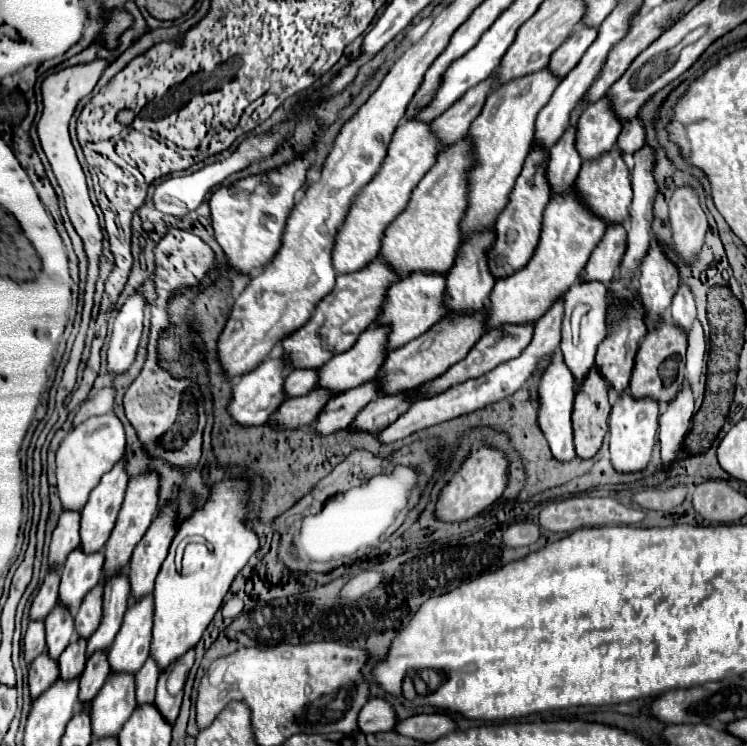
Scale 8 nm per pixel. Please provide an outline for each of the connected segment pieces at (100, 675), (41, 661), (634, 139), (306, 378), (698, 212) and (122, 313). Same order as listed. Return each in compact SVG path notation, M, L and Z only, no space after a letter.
M96 652L86 660L86 668L80 674L80 702L90 704L96 692L102 688L106 676L110 674L110 664L106 652Z
M42 652L42 654L36 656L36 660L32 660L32 664L28 666L30 696L32 696L32 698L40 696L56 678L58 678L56 660L52 660L52 658L48 656L48 652Z
M634 116L624 122L624 128L618 138L618 146L624 154L632 154L640 148L640 144L644 144L644 138L646 138L646 128L644 128L642 120L638 116Z
M292 368L286 374L286 396L304 396L318 384L318 370L316 368Z
M684 184L674 190L670 200L670 224L676 250L690 260L698 254L708 230L706 214L700 208L700 198L692 186Z
M144 280L140 288L122 304L114 320L112 338L108 346L108 368L114 374L122 374L130 368L136 356L136 348L142 334L142 318L146 304L154 304L156 288L154 280Z

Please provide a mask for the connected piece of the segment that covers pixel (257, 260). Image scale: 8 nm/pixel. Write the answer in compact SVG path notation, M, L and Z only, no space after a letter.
M306 158L276 168L268 174L242 178L230 186L220 186L210 198L210 214L216 242L228 256L232 268L250 272L254 266L268 264L280 248L286 218L294 206L294 194L304 184L304 174L310 168Z

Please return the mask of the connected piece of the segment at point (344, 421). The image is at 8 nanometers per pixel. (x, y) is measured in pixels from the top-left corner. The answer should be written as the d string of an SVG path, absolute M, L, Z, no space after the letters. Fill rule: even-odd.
M376 378L370 382L364 382L360 388L350 388L348 392L336 396L336 400L332 398L320 412L318 416L318 424L316 424L316 432L320 434L330 434L342 428L348 428L352 424L352 420L356 418L356 414L378 396L380 392L376 392Z

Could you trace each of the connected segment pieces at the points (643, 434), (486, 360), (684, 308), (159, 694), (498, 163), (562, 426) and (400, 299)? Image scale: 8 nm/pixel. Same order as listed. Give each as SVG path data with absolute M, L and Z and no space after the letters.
M620 392L616 402L612 404L612 410L608 416L608 426L610 426L610 460L612 460L612 466L618 472L644 470L648 460L650 460L652 446L656 442L658 402L650 400L650 396L634 400L634 396L630 392Z
M508 324L508 328L494 328L492 332L484 334L468 352L468 356L460 362L456 362L452 368L448 368L448 372L444 372L444 376L438 376L436 380L424 384L424 388L420 388L420 392L416 394L416 400L418 398L426 398L426 396L434 396L434 394L440 394L444 392L446 388L450 388L452 384L458 384L458 382L464 382L468 378L476 378L476 376L482 376L486 372L490 372L492 368L496 368L498 364L510 360L510 358L516 358L526 346L528 342L532 340L532 330L534 330L534 324Z
M682 282L676 296L672 298L672 308L670 308L670 318L674 324L678 324L684 332L690 330L694 318L696 318L696 306L694 306L694 296L692 290Z
M162 672L160 678L158 678L158 686L156 686L156 708L158 708L160 714L172 724L172 722L176 720L176 716L178 716L182 698L180 698L180 696L172 696L172 694L166 690L166 674L168 674L168 672Z
M548 66L540 72L532 72L524 76L524 80L512 80L512 84L504 84L504 88L492 88L480 116L472 122L472 148L476 158L476 168L470 170L470 206L466 218L462 220L462 238L472 230L486 230L496 224L498 214L508 204L508 196L514 188L514 182L522 170L524 158L532 144L532 124L536 124L536 112L544 104L548 104L548 96L560 84L560 76L556 76Z
M560 352L552 354L552 364L548 364L548 368L540 374L540 382L538 382L538 410L536 410L536 418L538 418L538 426L544 432L552 454L558 460L570 460L576 456L574 452L574 442L572 442L572 398L574 398L574 380L572 380L572 372L568 372L568 366L564 364Z
M412 272L410 276L400 278L398 282L388 288L388 296L380 314L380 322L390 326L390 336L388 336L388 350L400 348L406 342L414 340L422 332L426 332L430 326L440 322L444 318L444 284L446 278L444 274L438 272Z

